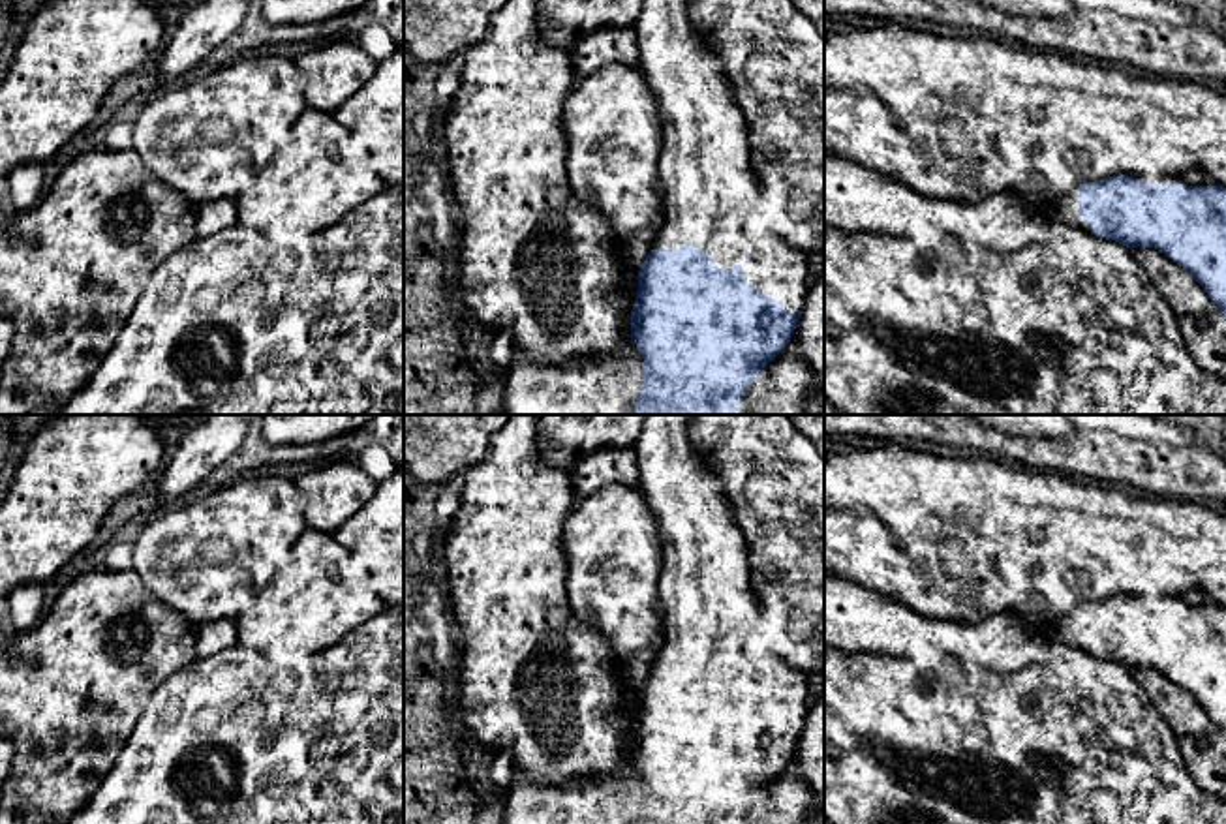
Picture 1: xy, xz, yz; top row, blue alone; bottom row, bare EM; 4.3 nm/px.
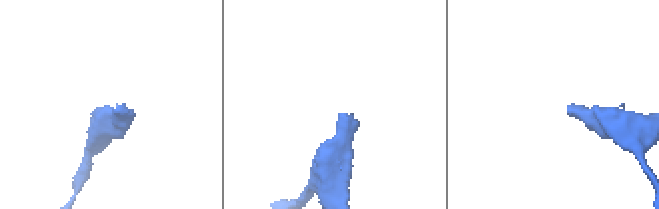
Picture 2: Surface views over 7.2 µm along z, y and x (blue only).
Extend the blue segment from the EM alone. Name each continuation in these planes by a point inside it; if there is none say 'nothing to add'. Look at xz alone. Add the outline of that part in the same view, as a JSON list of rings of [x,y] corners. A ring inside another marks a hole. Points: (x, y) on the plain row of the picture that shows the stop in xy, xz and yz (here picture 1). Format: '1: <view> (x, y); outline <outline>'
1: xz (712, 618); outline [[[642,415],[635,441],[638,484],[657,518],[663,550],[659,612],[663,644],[651,670],[680,670],[693,663],[717,689],[742,685],[745,702],[781,721],[787,732],[805,726],[809,678],[777,651],[777,627],[764,618],[749,561],[749,542],[736,526],[734,509],[713,465],[691,441],[693,415]]]

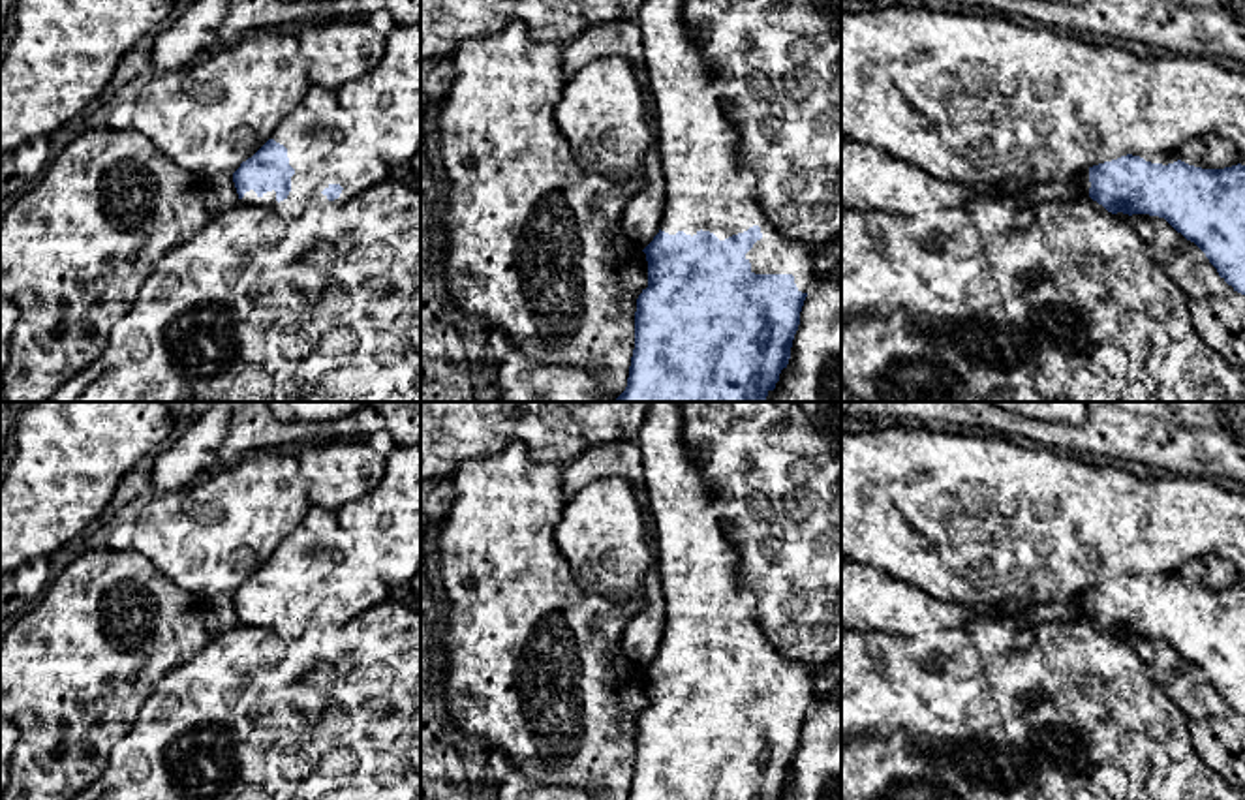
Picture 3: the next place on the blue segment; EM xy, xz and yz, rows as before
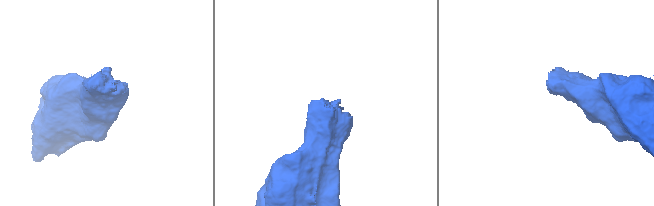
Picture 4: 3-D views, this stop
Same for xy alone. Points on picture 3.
1: xy (327, 564); outline [[[312,505],[295,531],[276,546],[269,560],[287,569],[289,586],[295,590],[291,612],[278,623],[274,610],[261,618],[250,610],[238,620],[238,625],[265,627],[284,640],[295,640],[327,627],[342,627],[391,595],[391,588],[377,575],[374,537],[361,526],[346,528],[336,518],[336,511]],[[330,605],[344,608],[334,622],[329,622],[327,616],[321,614]]]

